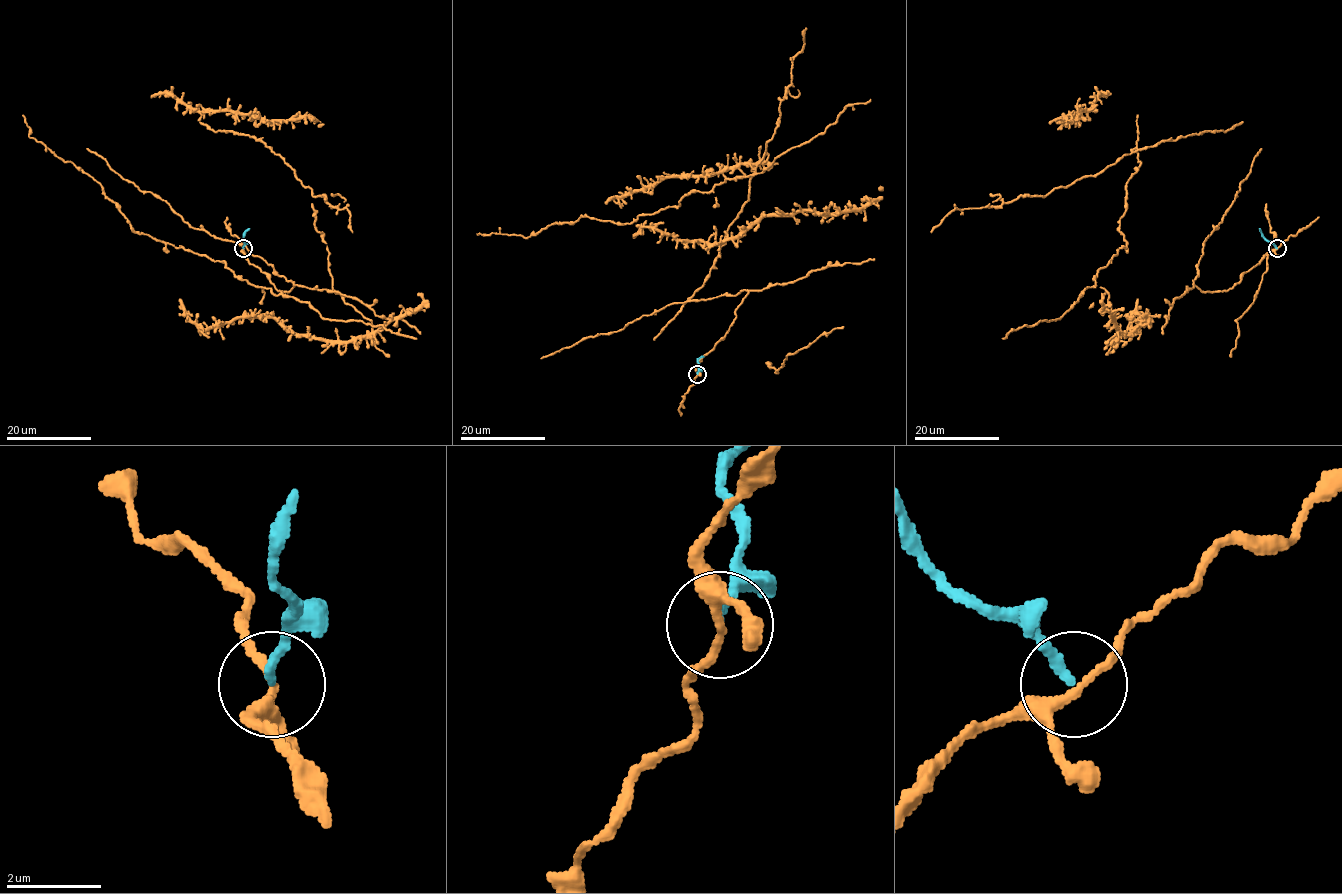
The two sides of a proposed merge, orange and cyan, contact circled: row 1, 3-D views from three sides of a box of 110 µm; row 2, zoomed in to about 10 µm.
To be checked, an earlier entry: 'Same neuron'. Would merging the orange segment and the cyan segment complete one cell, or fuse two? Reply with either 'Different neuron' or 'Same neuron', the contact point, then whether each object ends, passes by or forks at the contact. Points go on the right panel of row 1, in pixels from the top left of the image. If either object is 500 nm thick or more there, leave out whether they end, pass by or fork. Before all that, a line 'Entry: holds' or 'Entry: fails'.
Entry: fails
Different neuron. Place: (1277, 248). At the ring orange forks. At the ring cyan ends

